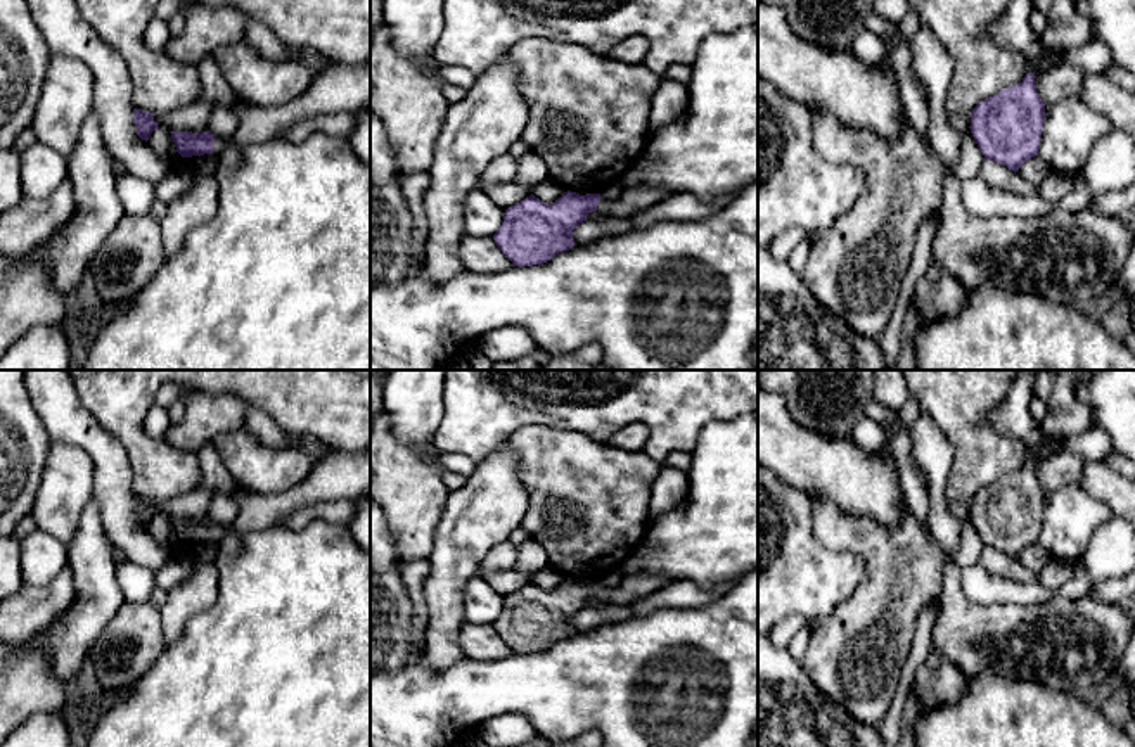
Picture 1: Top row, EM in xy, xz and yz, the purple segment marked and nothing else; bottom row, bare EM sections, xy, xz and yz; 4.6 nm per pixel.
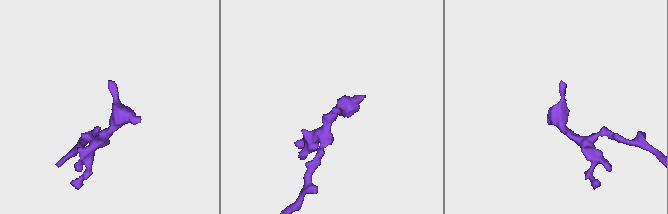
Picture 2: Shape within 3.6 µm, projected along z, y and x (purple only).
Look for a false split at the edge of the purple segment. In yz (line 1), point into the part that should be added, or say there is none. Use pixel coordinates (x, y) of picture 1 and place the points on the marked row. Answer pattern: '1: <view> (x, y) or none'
1: none

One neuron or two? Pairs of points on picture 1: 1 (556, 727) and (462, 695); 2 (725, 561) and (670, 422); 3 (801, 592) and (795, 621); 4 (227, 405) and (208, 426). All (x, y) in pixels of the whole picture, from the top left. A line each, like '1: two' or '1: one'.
1: one
2: two
3: two
4: one

